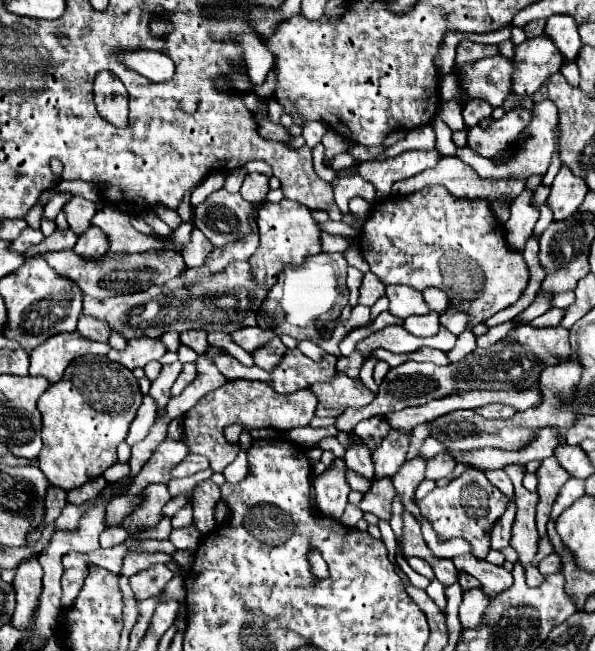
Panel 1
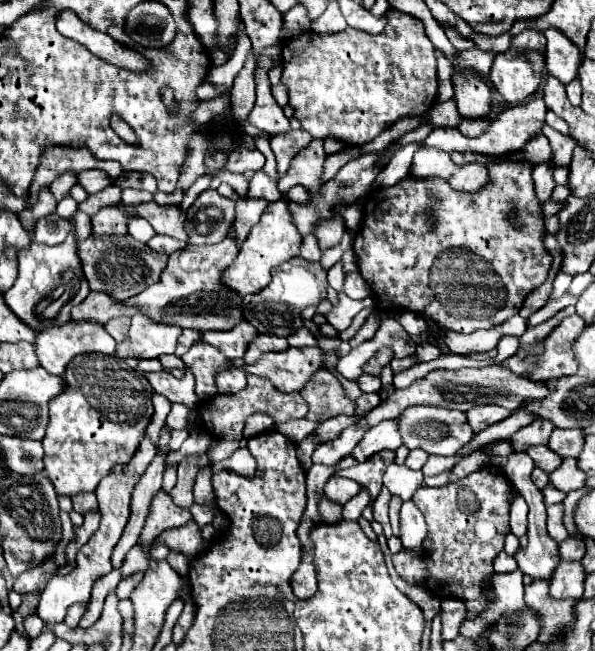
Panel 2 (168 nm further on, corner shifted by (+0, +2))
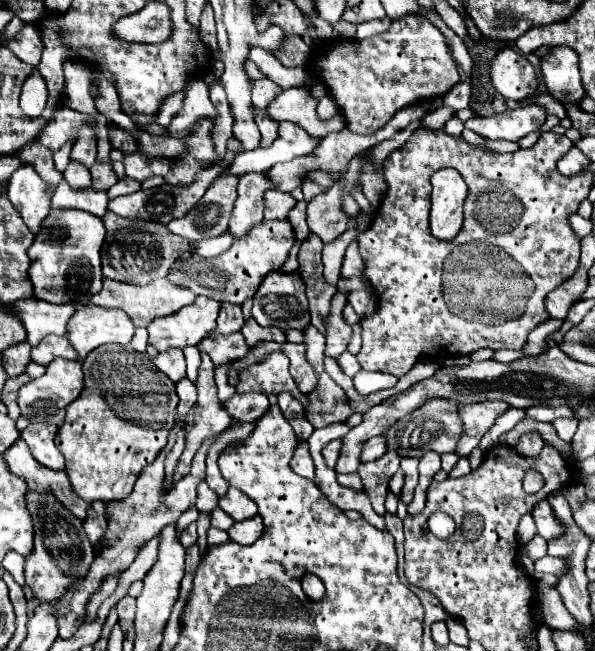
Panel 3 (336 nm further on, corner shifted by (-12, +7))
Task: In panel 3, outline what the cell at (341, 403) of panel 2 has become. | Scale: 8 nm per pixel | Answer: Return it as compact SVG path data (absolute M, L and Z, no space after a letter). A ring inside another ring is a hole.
M322 372L318 376L318 386L314 392L308 394L308 406L306 406L306 418L314 428L324 428L328 424L346 422L352 416L352 408L348 404L348 398L340 386L334 384L334 380Z

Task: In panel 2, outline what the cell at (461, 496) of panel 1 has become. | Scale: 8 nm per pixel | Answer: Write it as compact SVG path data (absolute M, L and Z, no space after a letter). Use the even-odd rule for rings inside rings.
M482 469L438 489L420 487L412 501L426 517L426 553L424 557L418 557L402 549L400 553L392 555L398 575L410 583L426 585L436 597L462 599L466 603L468 617L476 617L488 605L482 581L492 575L492 559L502 551L504 537L510 533L508 511L512 501L512 485L502 473Z

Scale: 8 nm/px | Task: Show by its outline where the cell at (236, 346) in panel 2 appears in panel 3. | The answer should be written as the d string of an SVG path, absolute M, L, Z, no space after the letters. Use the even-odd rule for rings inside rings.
M234 332L228 336L222 336L222 334L206 336L196 348L200 350L200 354L208 354L214 366L222 366L232 360L238 360L248 352L248 344L240 332Z

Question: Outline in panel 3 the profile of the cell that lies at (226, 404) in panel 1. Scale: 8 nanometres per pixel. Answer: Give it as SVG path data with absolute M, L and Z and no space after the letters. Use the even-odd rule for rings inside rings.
M282 352L266 354L260 362L238 372L238 382L235 385L237 393L280 394L280 392L290 392L296 400L300 400L306 406L308 396L296 388L294 378L288 372L288 366L290 366L290 360Z

